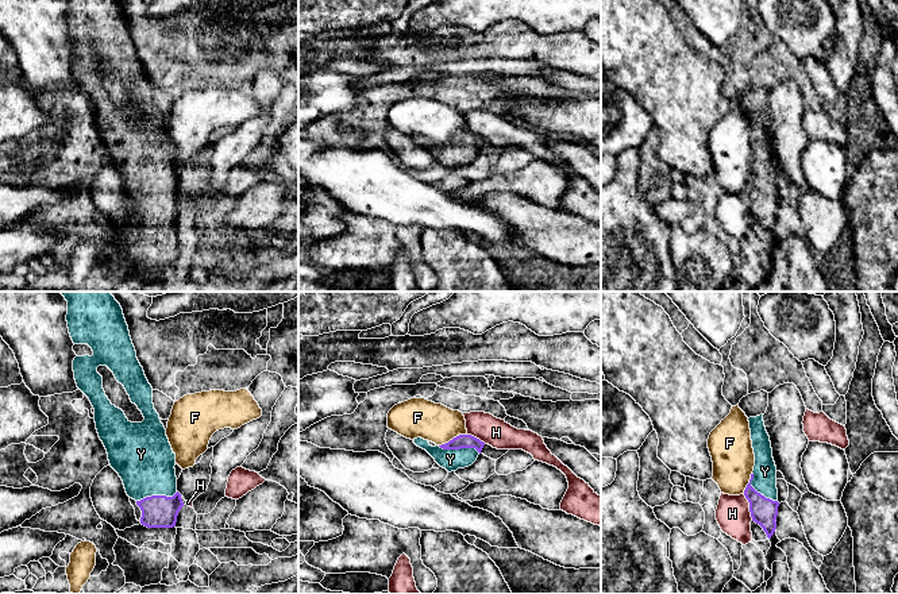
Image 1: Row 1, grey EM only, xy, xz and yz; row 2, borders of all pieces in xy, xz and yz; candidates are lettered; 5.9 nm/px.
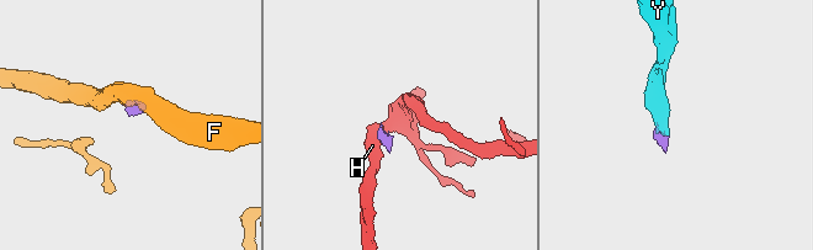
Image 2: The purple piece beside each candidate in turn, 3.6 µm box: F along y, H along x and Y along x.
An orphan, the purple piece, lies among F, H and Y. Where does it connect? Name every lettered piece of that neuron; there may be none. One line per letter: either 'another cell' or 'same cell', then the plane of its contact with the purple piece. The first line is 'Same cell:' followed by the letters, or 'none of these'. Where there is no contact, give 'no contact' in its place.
Same cell: Y
F: another cell; meets purple in xz
H: another cell; meets purple in yz
Y: same cell; meets purple in xz

